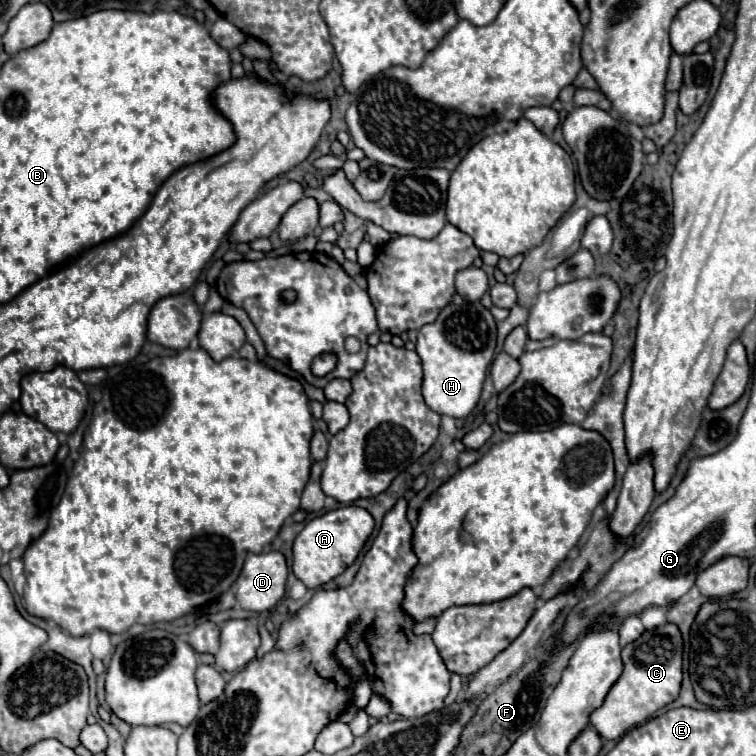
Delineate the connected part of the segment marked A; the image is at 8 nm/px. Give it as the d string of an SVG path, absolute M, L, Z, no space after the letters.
M343 506L313 518L293 542L293 574L307 588L321 588L355 562L375 528L373 516L359 506Z

